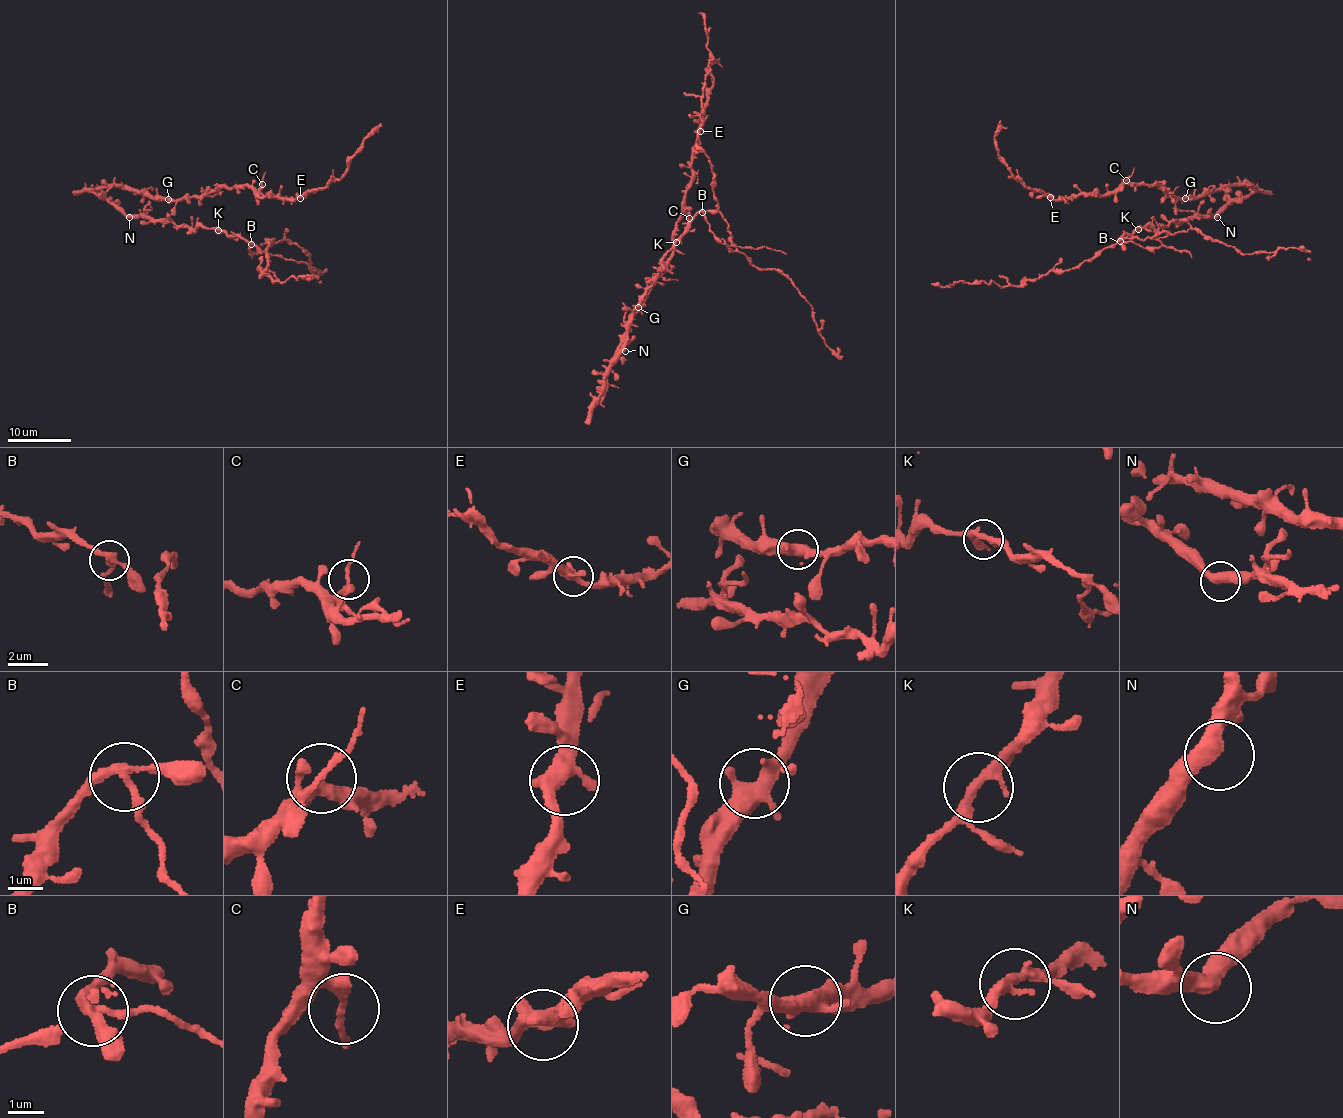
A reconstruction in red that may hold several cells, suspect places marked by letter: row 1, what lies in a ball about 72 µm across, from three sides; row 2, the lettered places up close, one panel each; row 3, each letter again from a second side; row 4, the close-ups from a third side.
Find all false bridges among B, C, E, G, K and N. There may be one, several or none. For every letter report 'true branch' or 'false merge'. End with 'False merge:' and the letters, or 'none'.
B: false merge
C: true branch
E: true branch
G: true branch
K: true branch
N: true branch
False merge: B

